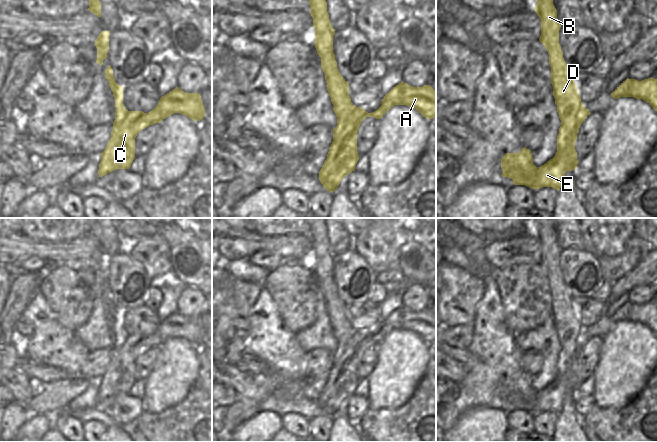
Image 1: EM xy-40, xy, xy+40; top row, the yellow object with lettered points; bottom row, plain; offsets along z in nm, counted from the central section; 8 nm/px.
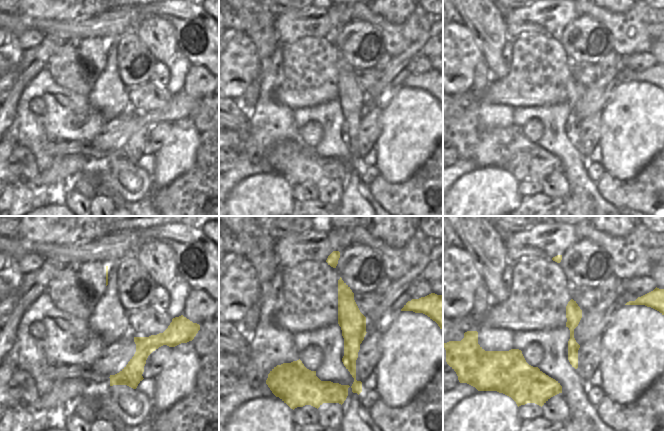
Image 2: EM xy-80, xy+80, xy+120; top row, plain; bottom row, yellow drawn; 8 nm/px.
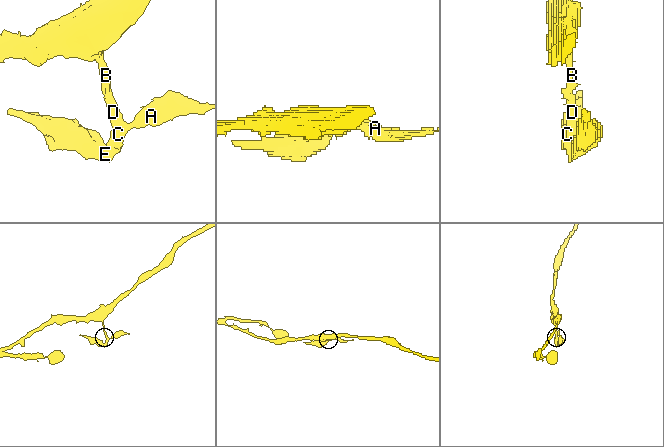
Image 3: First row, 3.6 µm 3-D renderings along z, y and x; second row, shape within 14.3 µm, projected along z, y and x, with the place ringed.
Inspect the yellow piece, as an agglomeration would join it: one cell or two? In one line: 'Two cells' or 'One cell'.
Two cells

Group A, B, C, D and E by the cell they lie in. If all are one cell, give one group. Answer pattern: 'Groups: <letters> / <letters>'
Groups: A C E / B D

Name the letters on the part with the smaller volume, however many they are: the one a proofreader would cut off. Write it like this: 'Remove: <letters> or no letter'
Remove: A, C, E

